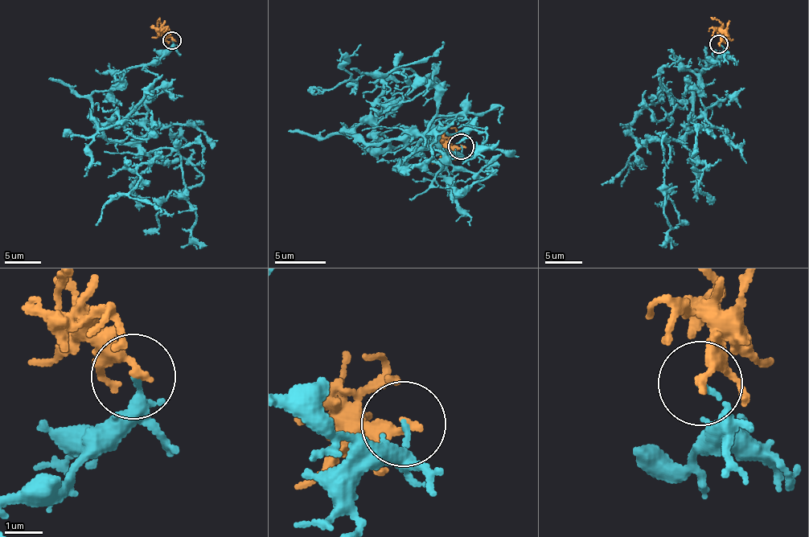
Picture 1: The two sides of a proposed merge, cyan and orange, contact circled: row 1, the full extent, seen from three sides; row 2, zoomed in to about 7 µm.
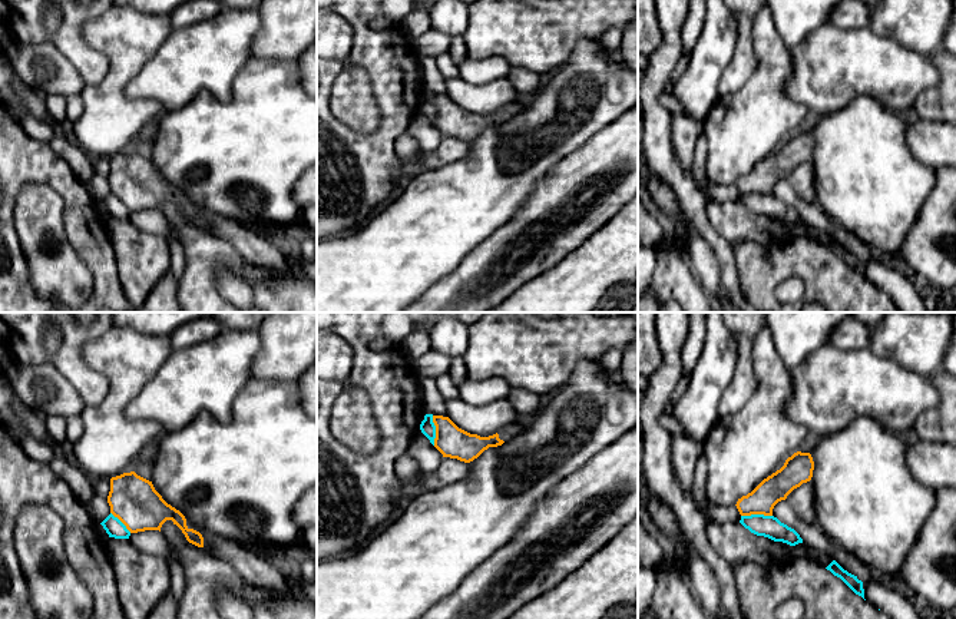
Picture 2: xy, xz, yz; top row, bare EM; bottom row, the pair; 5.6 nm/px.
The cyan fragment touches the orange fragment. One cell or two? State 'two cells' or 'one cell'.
two cells

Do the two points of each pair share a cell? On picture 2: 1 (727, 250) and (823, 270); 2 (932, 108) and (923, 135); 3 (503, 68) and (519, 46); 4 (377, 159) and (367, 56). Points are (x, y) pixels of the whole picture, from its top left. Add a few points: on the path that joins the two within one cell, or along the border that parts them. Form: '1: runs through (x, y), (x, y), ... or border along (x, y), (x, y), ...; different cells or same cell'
1: border along (731, 242), (740, 284); different cells
2: border along (920, 118), (929, 122), (940, 122); different cells
3: border along (473, 59), (500, 56), (510, 68); different cells
4: runs through (386, 133), (389, 129), (389, 82); same cell

